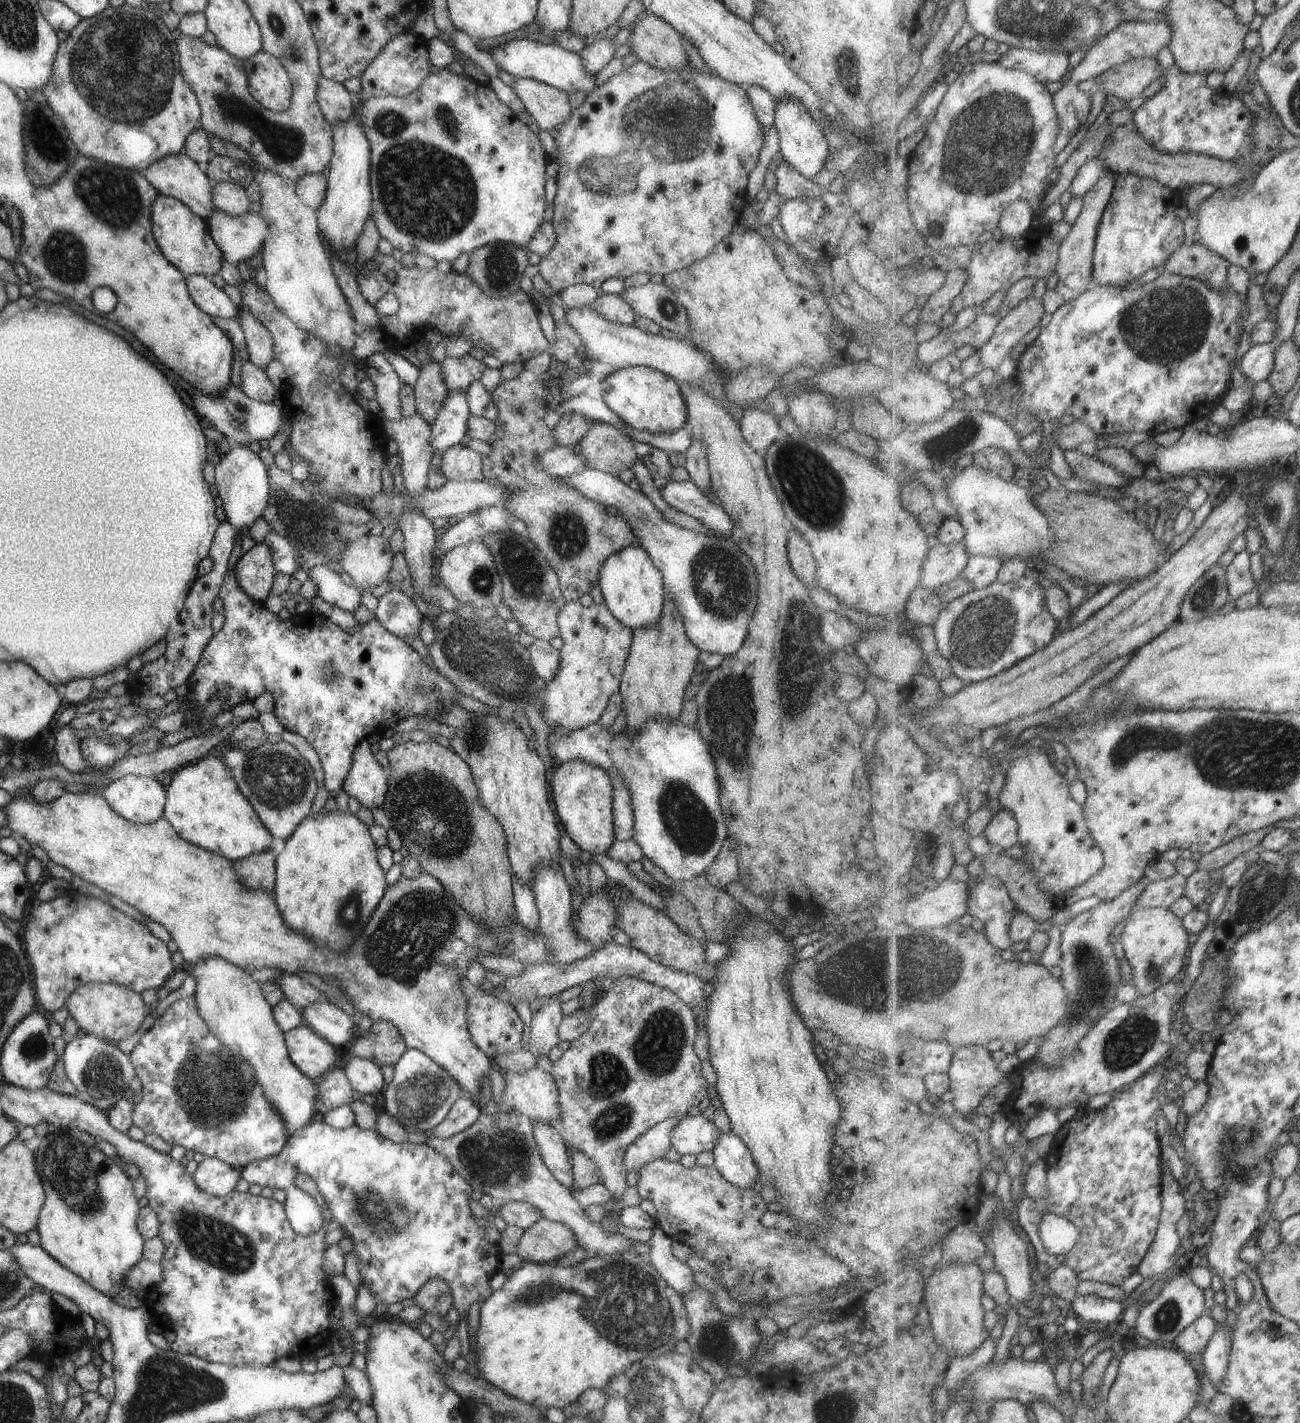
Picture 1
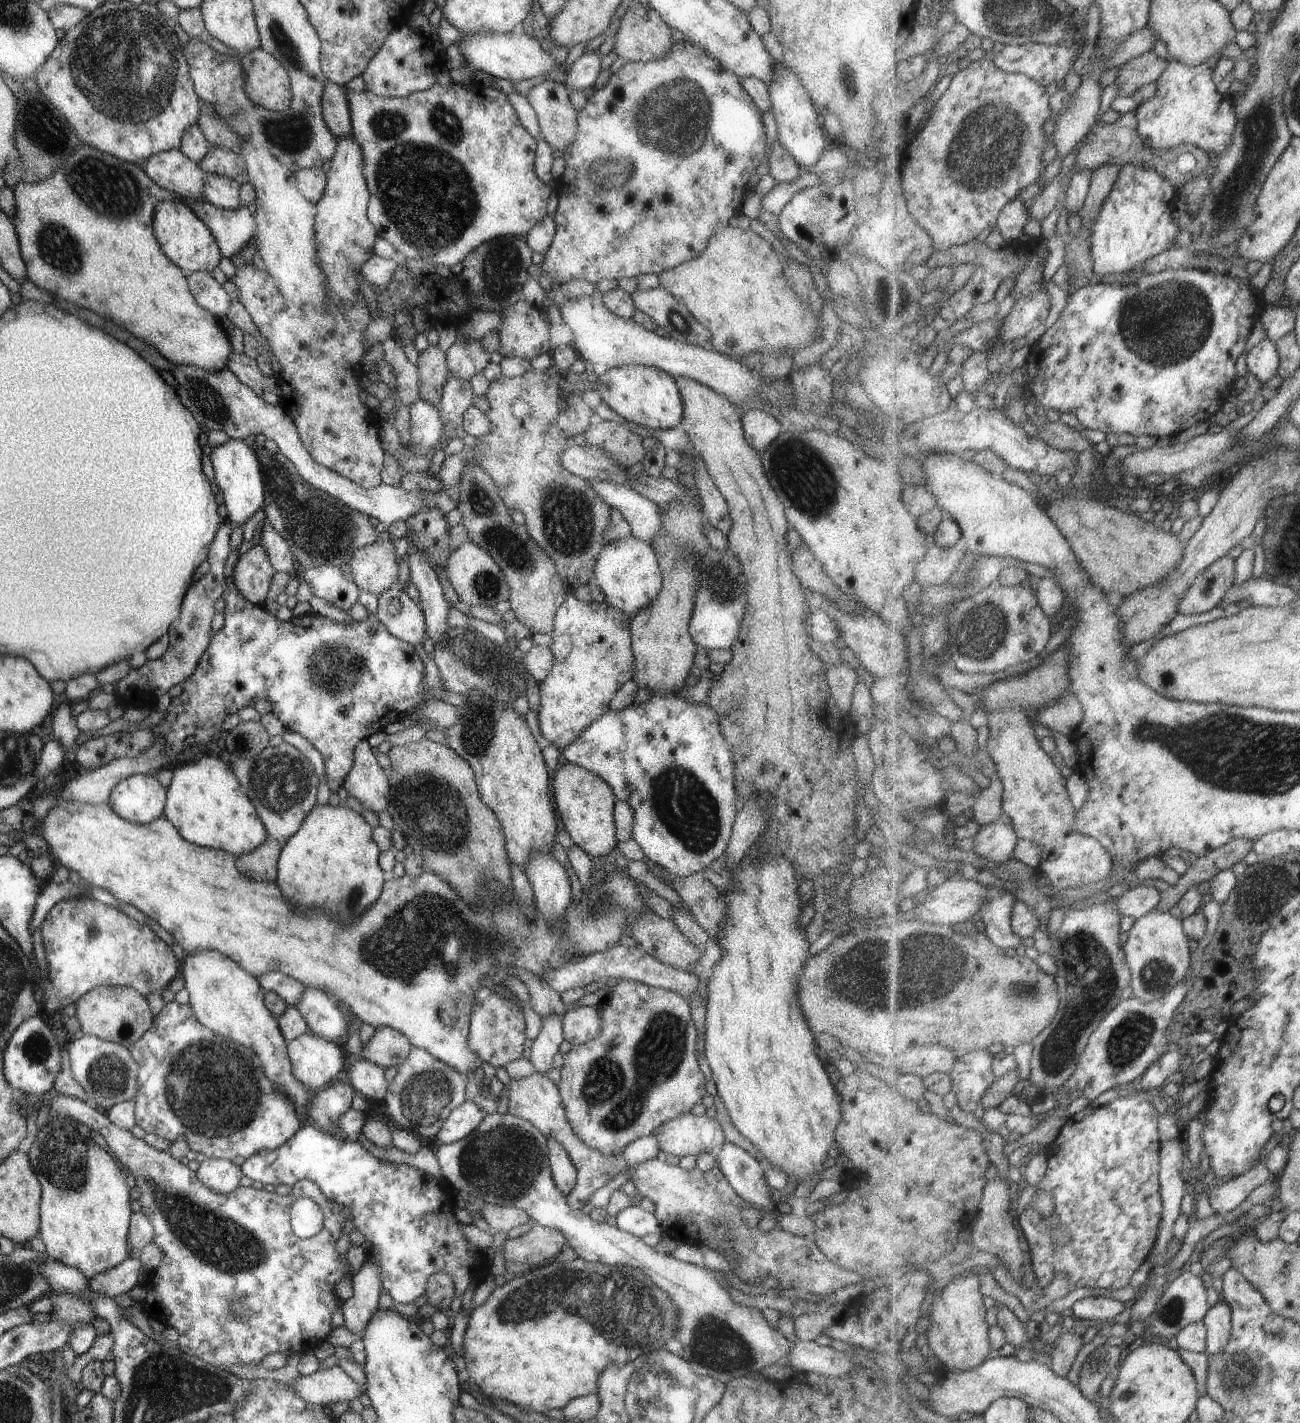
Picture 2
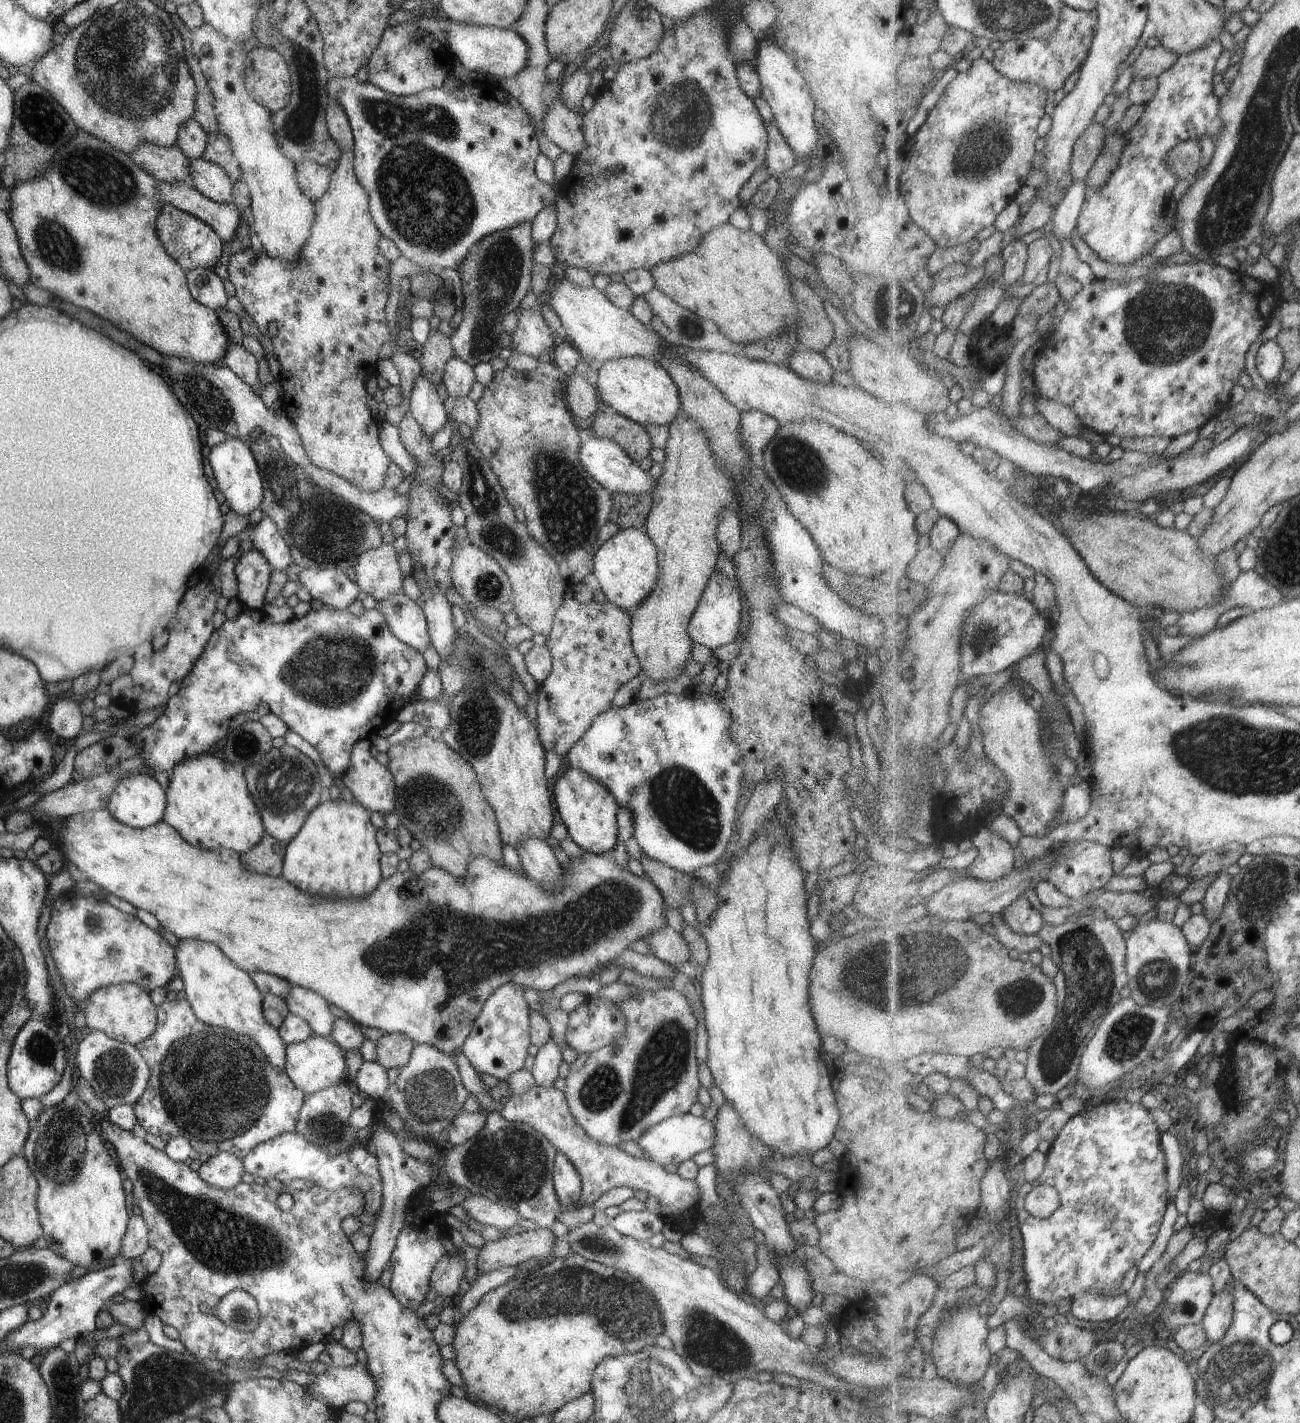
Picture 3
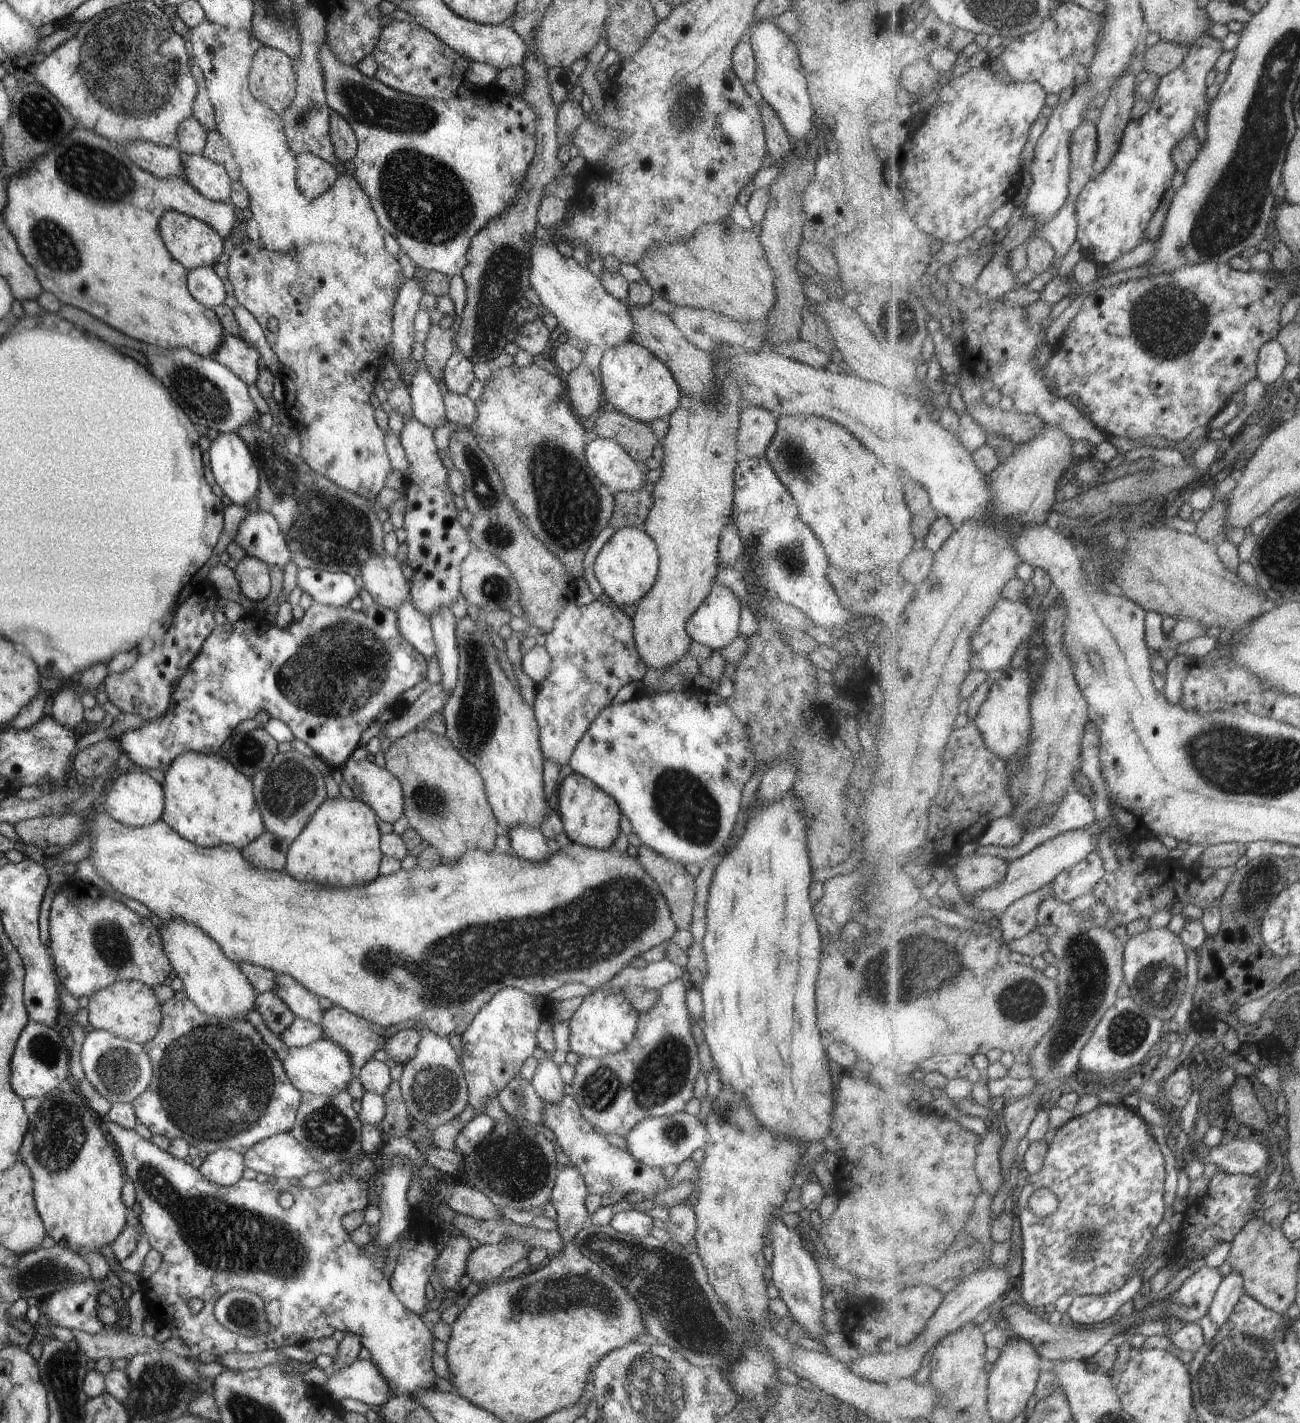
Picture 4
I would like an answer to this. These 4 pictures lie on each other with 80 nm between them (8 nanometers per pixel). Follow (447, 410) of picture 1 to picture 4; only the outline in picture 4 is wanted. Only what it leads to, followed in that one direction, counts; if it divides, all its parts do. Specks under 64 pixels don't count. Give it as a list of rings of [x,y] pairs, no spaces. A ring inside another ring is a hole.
[[[459,350],[446,360],[446,365],[443,367],[443,380],[447,390],[465,395],[467,388],[473,382],[474,372],[472,362],[463,356]]]

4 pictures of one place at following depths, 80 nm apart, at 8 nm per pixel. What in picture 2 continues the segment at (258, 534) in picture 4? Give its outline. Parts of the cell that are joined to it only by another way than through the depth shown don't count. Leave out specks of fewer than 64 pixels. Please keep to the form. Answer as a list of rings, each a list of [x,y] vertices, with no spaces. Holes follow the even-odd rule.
[[[267,522],[260,530],[259,545],[265,549],[275,572],[293,573],[294,556],[291,556],[290,548],[287,548],[287,541]]]

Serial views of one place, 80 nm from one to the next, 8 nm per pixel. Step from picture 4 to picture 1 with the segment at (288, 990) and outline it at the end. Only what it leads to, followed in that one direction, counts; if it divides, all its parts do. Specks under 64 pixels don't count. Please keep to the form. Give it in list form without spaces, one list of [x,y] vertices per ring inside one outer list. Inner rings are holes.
[[[319,1001],[301,1010],[302,1020],[314,1033],[342,1051],[355,1037],[356,1024],[329,1001]]]

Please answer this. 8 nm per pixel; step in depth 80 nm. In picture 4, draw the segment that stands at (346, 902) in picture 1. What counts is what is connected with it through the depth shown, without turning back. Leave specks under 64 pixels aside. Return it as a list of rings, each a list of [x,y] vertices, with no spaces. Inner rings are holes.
[[[326,797],[301,832],[290,841],[284,868],[295,878],[315,880],[332,887],[365,884],[379,874],[382,855],[379,843],[380,834],[371,808],[355,797]]]

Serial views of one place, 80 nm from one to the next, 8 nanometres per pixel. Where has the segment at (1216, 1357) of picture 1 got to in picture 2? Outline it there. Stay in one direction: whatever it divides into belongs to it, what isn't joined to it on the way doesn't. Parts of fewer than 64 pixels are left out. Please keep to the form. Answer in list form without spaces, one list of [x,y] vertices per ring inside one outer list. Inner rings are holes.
[[[1225,1300],[1215,1303],[1202,1322],[1208,1330],[1207,1356],[1219,1354],[1225,1350],[1232,1333],[1232,1310],[1229,1303]]]

